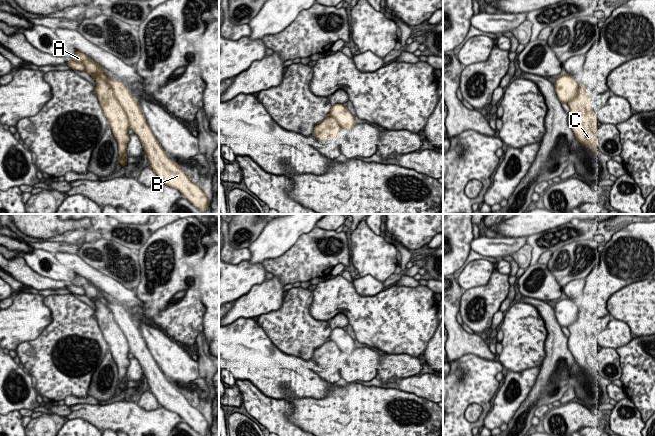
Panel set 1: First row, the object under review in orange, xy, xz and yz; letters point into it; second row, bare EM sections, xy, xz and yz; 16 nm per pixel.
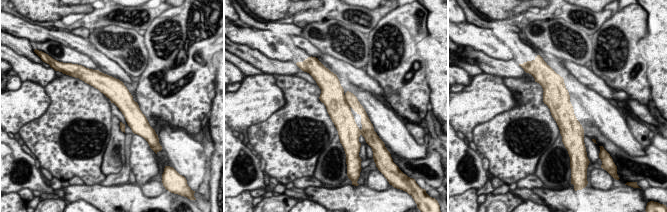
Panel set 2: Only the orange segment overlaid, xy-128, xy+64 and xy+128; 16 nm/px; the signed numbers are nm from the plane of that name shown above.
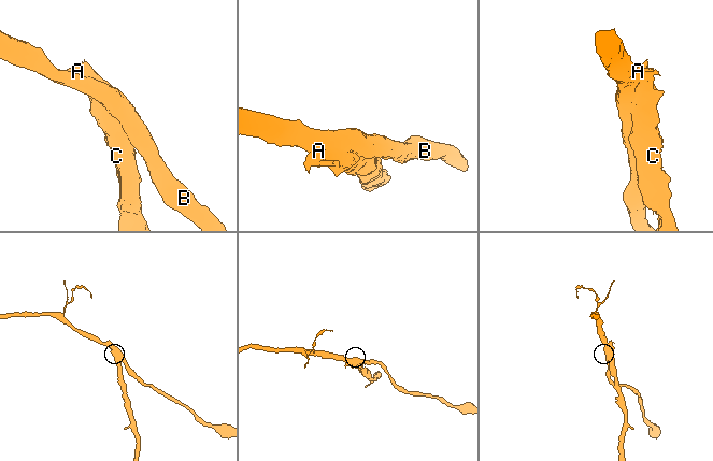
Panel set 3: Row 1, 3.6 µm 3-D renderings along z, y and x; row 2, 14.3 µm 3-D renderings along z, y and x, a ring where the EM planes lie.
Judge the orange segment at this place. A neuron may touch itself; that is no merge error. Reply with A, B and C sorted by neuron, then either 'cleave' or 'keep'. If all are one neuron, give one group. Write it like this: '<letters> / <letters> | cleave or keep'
A C / B | cleave

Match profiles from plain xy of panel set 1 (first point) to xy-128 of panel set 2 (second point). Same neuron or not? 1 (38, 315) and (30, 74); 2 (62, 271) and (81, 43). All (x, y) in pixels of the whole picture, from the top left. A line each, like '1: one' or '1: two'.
1: two
2: two

